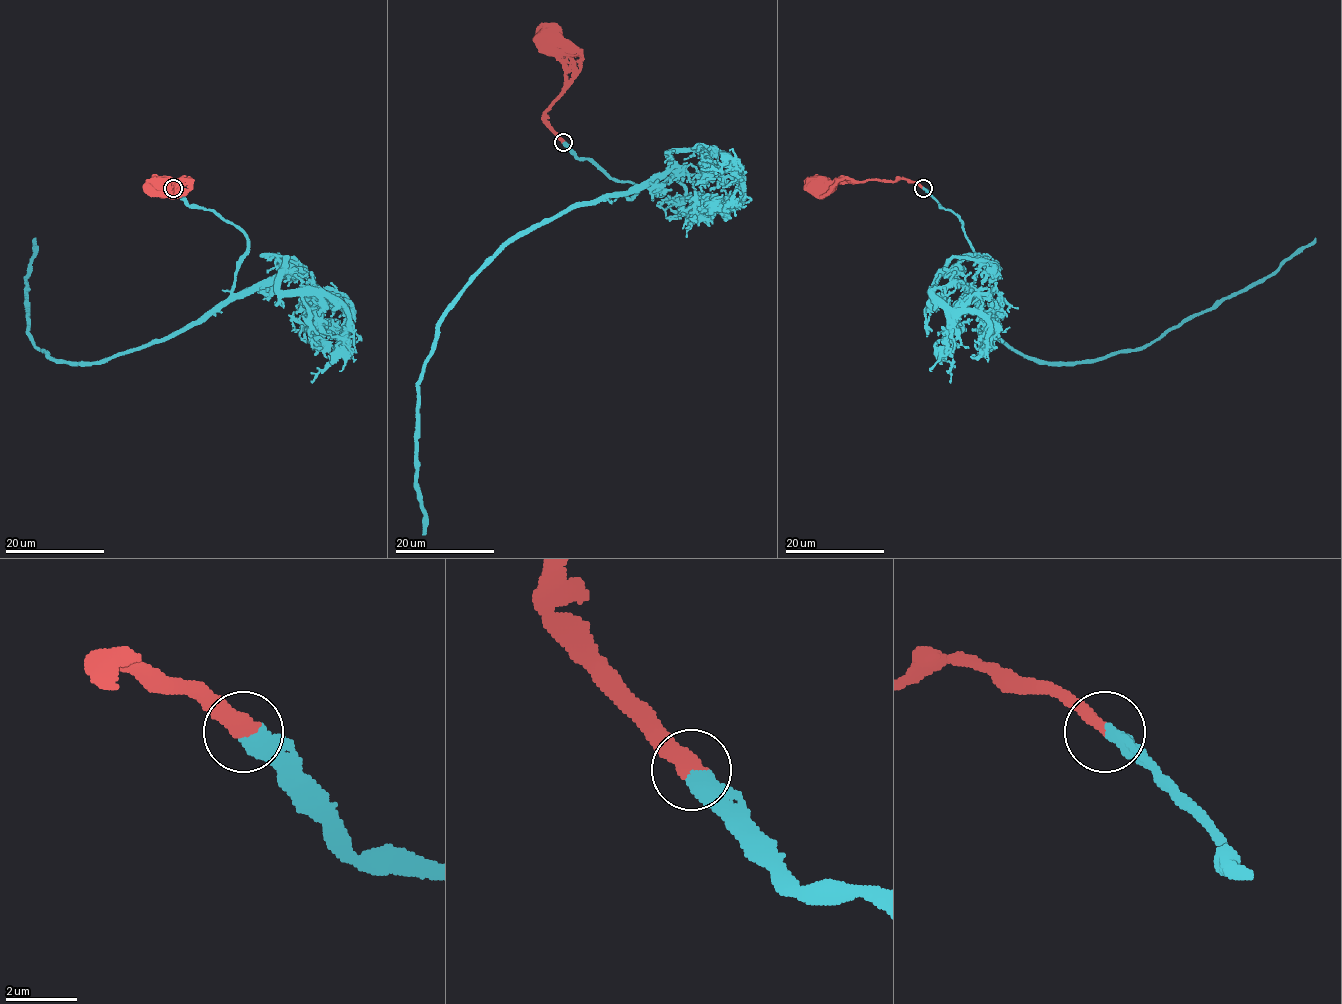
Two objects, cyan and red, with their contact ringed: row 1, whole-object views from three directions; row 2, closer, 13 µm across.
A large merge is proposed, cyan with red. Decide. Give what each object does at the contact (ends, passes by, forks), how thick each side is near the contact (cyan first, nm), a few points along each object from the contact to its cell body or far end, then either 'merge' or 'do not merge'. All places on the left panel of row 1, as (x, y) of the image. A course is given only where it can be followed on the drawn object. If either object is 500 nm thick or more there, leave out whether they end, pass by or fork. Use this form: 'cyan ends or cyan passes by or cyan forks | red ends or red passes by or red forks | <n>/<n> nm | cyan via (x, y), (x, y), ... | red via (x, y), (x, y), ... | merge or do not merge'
cyan ends | red ends | 480/480 nm | cyan via (173, 188), (232, 222), (246, 250), (233, 292), (161, 340), (94, 362), (41, 351), (27, 309), (34, 238) | red via (173, 188), (156, 178), (175, 182), (167, 183), (157, 192), (156, 190) | merge

